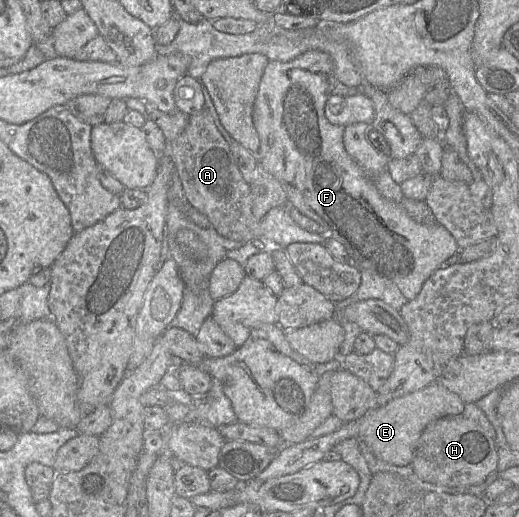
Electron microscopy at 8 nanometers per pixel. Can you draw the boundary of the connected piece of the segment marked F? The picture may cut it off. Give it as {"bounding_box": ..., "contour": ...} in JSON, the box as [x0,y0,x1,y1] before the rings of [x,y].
{"bounding_box":[253,50,459,300],"contour":[[[309,50],[306,51],[305,53],[301,54],[300,56],[296,57],[295,59],[289,61],[289,62],[280,62],[280,61],[270,61],[267,64],[262,79],[260,81],[260,85],[259,85],[259,89],[258,89],[258,93],[257,93],[257,97],[254,103],[254,108],[253,108],[253,122],[254,122],[254,126],[256,128],[256,131],[258,133],[259,139],[260,139],[260,146],[259,146],[259,150],[258,152],[255,154],[258,160],[258,163],[260,165],[262,165],[262,167],[264,169],[266,169],[270,174],[272,174],[283,186],[283,188],[285,189],[287,196],[288,196],[288,205],[290,207],[295,207],[297,208],[300,212],[302,212],[304,215],[306,215],[307,217],[313,219],[314,221],[316,221],[317,223],[319,223],[320,225],[324,226],[325,228],[328,229],[328,235],[333,237],[334,239],[338,240],[340,243],[342,243],[344,245],[344,247],[346,248],[348,254],[351,256],[352,260],[353,260],[353,264],[355,264],[359,269],[371,269],[374,270],[376,272],[378,272],[379,274],[382,274],[384,276],[386,276],[387,278],[389,278],[391,281],[393,281],[396,286],[399,288],[399,290],[401,291],[401,293],[403,294],[403,296],[407,299],[407,300],[412,300],[414,298],[416,298],[416,296],[419,294],[419,292],[422,289],[422,286],[424,284],[424,282],[441,266],[446,265],[446,262],[448,261],[449,258],[451,258],[459,249],[457,242],[455,240],[455,238],[453,237],[453,235],[442,225],[438,224],[438,223],[434,223],[434,224],[430,224],[430,225],[424,225],[421,223],[416,222],[412,217],[410,217],[410,215],[406,212],[406,210],[402,207],[402,205],[400,203],[394,202],[388,198],[383,197],[376,185],[375,185],[375,181],[373,178],[371,178],[370,176],[368,176],[365,171],[359,166],[359,164],[347,153],[345,147],[344,147],[344,143],[343,143],[343,135],[344,135],[344,131],[345,131],[345,127],[341,126],[341,125],[334,125],[331,122],[328,121],[328,119],[325,116],[325,105],[326,102],[328,101],[328,99],[332,96],[340,96],[340,97],[347,97],[348,95],[350,95],[353,91],[358,91],[356,89],[352,89],[346,85],[344,85],[343,83],[341,83],[337,77],[335,76],[335,72],[334,72],[334,62],[332,57],[323,51],[320,50]]]}

